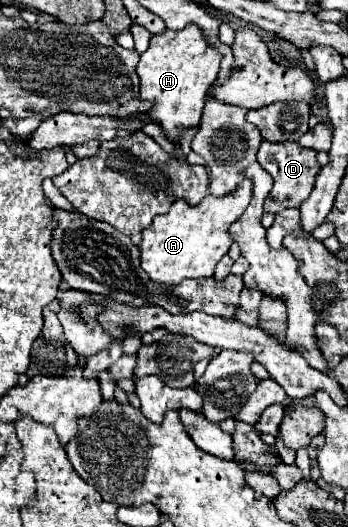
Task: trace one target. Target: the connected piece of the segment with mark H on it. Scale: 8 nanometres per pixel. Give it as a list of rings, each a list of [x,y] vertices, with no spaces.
[[[193,24],[185,26],[183,30],[165,30],[163,34],[155,34],[151,38],[149,48],[141,54],[141,60],[137,64],[137,76],[141,82],[141,100],[153,102],[153,110],[149,112],[165,130],[169,140],[175,140],[177,136],[181,136],[187,128],[197,126],[201,120],[201,112],[203,112],[203,98],[207,88],[215,82],[217,74],[219,74],[219,64],[221,64],[221,54],[209,44],[207,36]]]

